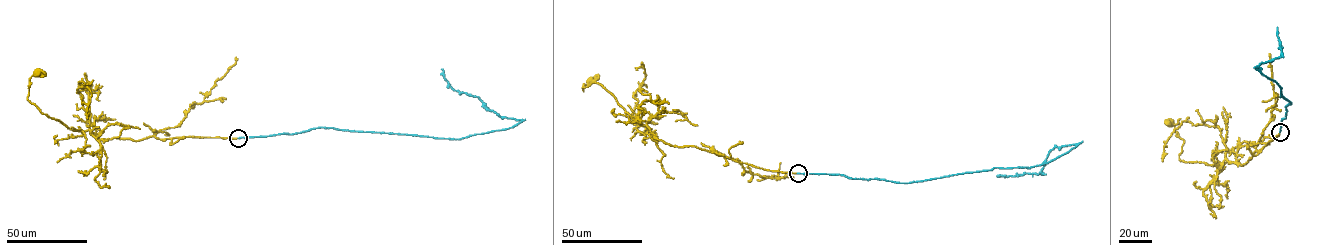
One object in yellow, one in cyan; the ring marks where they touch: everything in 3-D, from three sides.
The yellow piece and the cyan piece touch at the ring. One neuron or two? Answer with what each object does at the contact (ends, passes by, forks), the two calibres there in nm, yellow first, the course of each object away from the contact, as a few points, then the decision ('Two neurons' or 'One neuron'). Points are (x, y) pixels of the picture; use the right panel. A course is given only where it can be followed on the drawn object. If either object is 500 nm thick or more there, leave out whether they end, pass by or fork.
At the ring yellow ends. At the ring cyan ends. Thickness 190 nm (yellow) against 190 nm. Course of yellow: (1280, 132), (1256, 149), (1246, 163), (1227, 161), (1216, 166), (1181, 161), (1183, 140), (1170, 122). Course of cyan: (1280, 132), (1286, 106), (1291, 103), (1280, 97), (1281, 88), (1276, 82), (1256, 68), (1281, 56), (1277, 27). One neuron

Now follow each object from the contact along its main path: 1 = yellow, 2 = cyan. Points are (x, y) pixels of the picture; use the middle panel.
1: (798, 173), (765, 170), (695, 146), (665, 143), (601, 85), (591, 83), (583, 91), (583, 84), (590, 80)
2: (798, 173), (920, 181), (994, 167), (1042, 165), (1079, 143), (1055, 146), (1042, 173), (997, 176)

